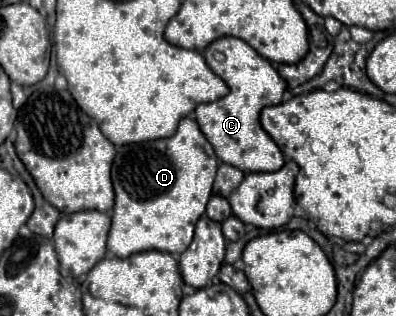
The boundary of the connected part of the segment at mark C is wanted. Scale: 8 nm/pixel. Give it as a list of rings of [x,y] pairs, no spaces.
[[[224,36],[214,40],[204,50],[206,64],[210,70],[220,76],[230,92],[210,104],[198,104],[194,114],[196,122],[206,136],[206,140],[212,144],[216,156],[230,166],[236,166],[244,172],[276,172],[284,166],[284,154],[276,146],[276,142],[264,132],[260,126],[260,110],[264,106],[280,104],[282,94],[286,90],[284,80],[280,80],[280,74],[272,68],[268,60],[264,60],[254,48],[250,48],[244,40]]]

